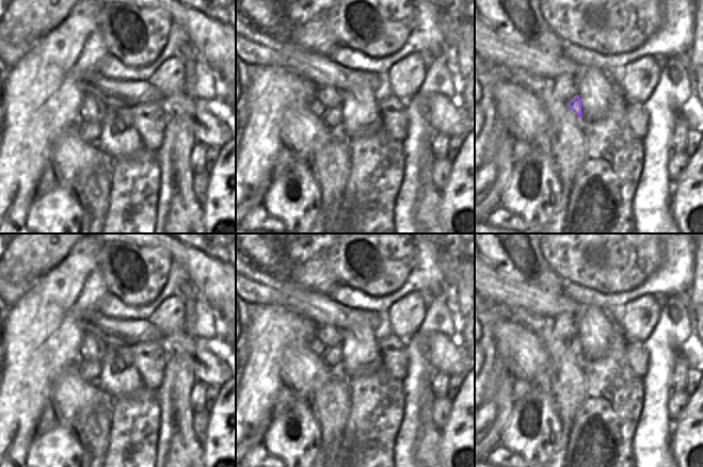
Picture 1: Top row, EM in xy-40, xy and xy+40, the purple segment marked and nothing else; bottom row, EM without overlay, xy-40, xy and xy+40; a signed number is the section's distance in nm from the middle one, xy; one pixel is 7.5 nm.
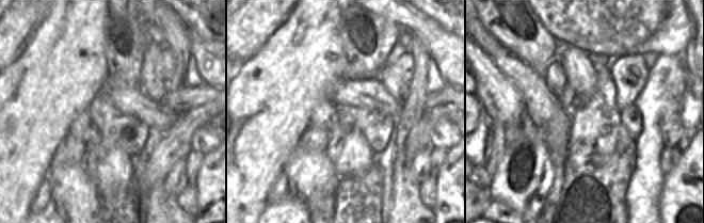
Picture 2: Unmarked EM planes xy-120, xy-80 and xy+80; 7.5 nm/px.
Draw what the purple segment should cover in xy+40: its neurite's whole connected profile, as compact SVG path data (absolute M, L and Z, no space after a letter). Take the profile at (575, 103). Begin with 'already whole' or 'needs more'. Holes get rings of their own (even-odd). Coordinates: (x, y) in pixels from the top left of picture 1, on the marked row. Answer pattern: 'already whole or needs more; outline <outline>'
needs more; outline M563 74L554 80L554 94L569 103L570 109L581 117L581 100L577 95L577 78Z

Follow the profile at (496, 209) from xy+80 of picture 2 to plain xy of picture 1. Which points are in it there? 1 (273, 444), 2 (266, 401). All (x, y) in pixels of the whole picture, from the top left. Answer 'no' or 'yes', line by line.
1: no
2: yes

